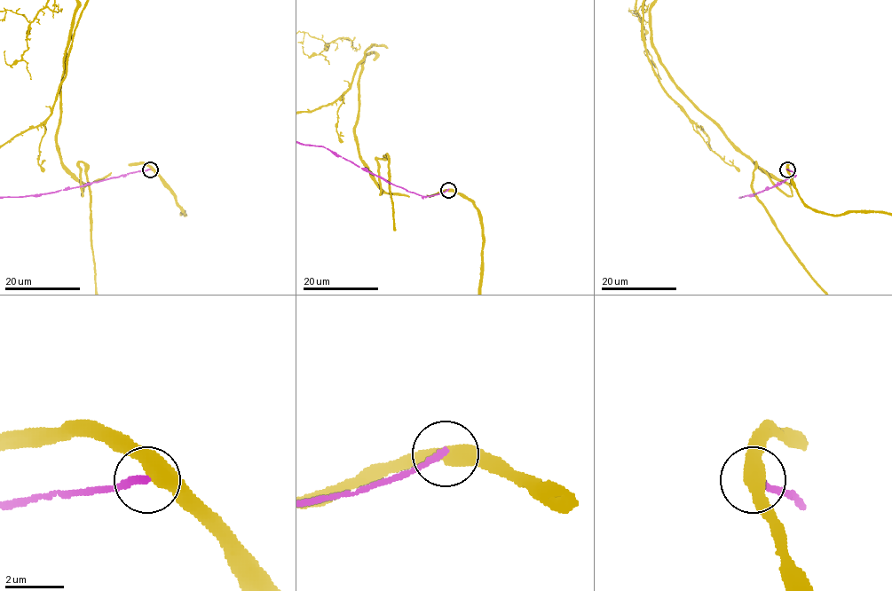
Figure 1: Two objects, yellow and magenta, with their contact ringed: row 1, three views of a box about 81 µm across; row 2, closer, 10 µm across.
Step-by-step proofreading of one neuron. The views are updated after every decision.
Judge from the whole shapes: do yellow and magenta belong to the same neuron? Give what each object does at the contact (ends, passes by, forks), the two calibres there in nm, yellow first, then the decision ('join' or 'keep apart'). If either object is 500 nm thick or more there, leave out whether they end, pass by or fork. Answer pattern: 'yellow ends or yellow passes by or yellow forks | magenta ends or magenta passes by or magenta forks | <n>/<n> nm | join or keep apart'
500/240 nm | keep apart

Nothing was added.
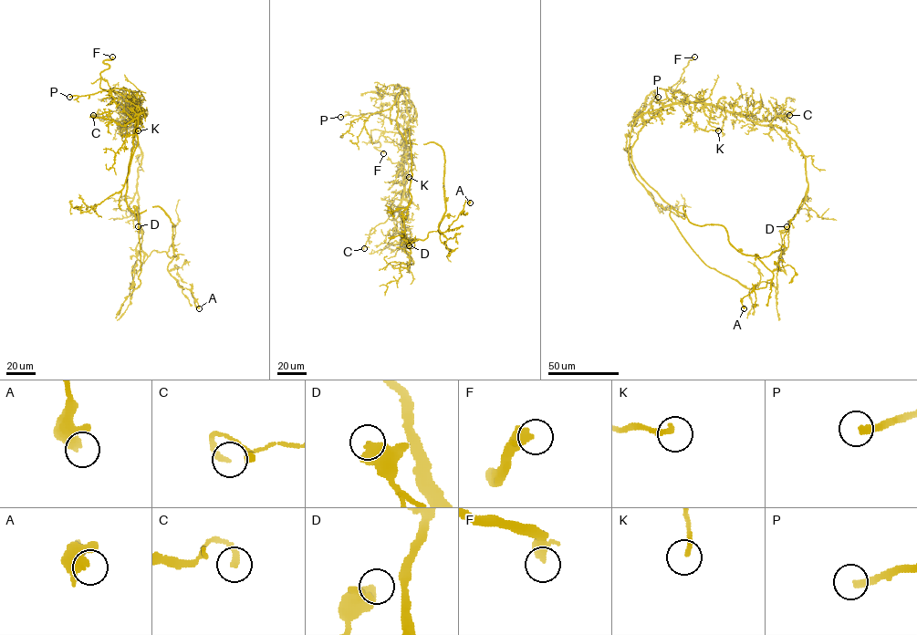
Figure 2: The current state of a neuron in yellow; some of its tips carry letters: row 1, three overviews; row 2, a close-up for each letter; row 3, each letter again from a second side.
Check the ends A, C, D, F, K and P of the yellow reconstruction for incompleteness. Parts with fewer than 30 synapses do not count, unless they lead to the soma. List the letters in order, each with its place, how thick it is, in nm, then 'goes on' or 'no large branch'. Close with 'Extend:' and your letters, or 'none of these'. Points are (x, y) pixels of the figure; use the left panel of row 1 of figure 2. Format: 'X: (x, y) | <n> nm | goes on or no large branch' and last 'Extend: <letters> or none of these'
A: (199, 308) | 280 nm | no large branch
C: (93, 115) | 280 nm | no large branch
D: (138, 226) | 650 nm | no large branch
F: (112, 57) | 320 nm | goes on
K: (138, 130) | 200 nm | no large branch
P: (69, 97) | 320 nm | goes on
Extend: F, P

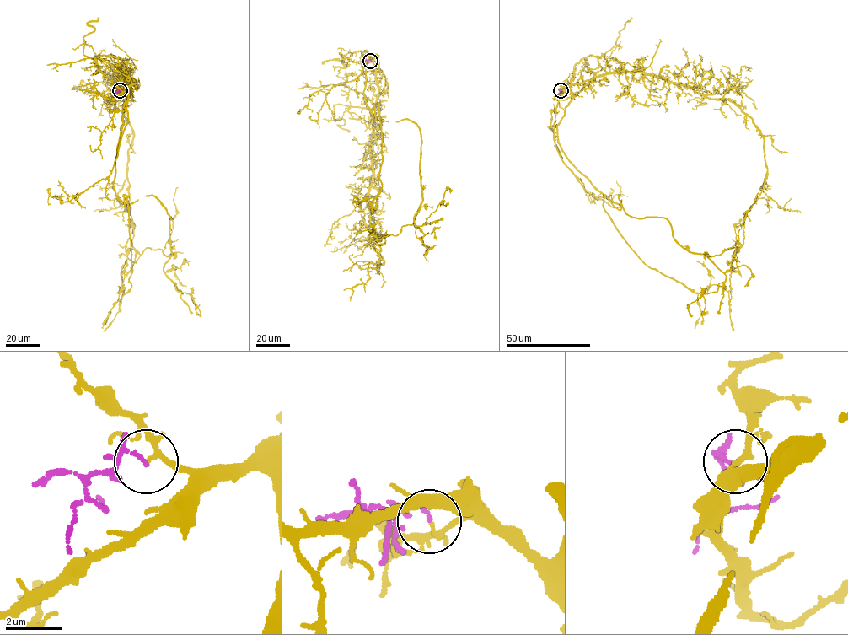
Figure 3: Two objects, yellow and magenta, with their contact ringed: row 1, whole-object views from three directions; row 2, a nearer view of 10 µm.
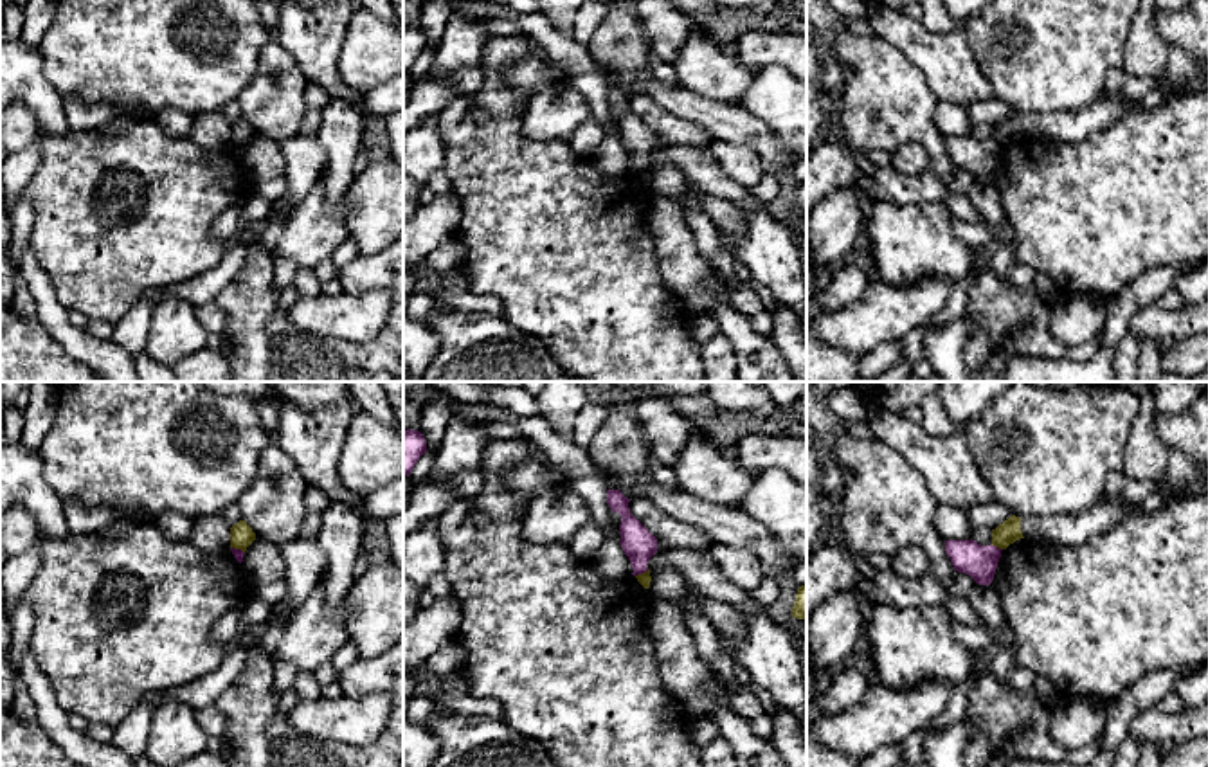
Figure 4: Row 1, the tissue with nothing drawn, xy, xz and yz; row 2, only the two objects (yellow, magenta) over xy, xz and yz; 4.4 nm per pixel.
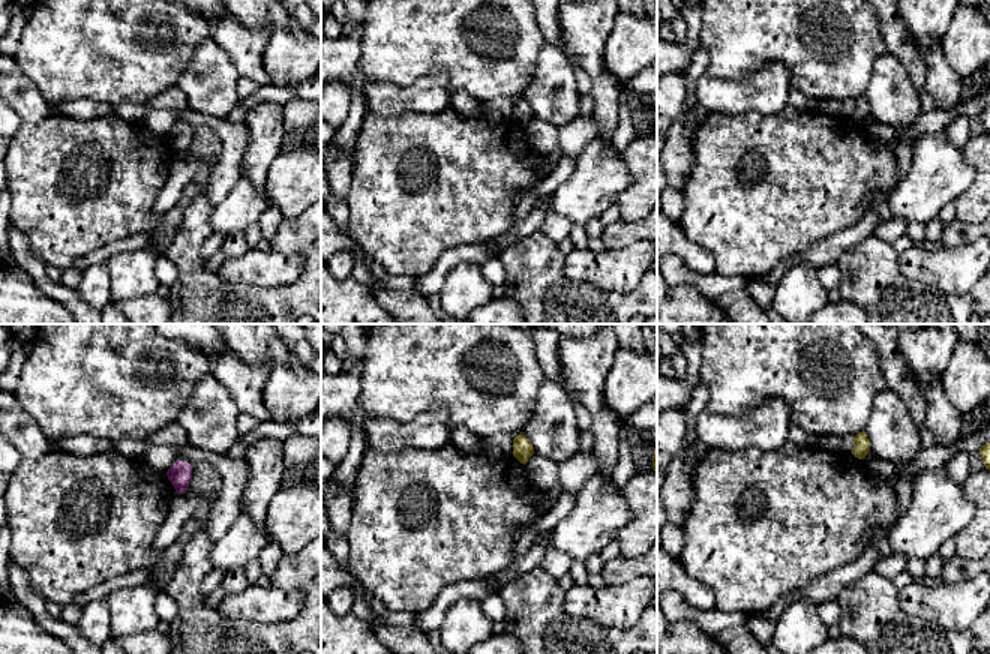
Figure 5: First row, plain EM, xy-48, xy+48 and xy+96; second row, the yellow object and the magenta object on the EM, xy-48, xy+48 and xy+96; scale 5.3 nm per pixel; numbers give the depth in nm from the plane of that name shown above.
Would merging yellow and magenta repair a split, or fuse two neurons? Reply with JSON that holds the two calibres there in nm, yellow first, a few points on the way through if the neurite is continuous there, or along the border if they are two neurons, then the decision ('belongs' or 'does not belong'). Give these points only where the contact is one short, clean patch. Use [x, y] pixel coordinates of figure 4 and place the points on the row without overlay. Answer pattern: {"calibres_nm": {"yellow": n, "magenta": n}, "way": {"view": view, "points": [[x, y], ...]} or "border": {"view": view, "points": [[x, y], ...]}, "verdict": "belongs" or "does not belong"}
{"calibres_nm": {"yellow": 100, "magenta": 150}, "border": {"view": "yz", "points": [[991, 141], [1001, 146]]}, "verdict": "does not belong"}

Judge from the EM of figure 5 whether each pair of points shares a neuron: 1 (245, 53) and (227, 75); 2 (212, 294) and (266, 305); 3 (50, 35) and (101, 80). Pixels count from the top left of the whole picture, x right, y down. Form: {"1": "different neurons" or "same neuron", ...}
{"1": "different neurons", "2": "same neuron", "3": "same neuron"}

